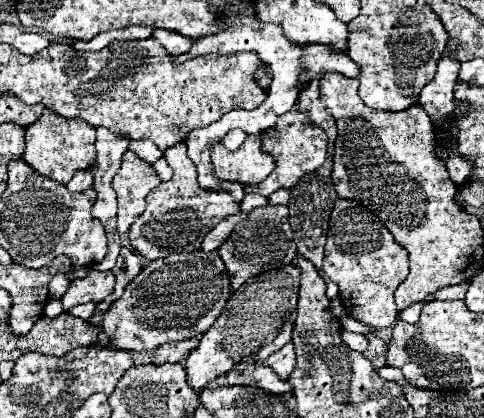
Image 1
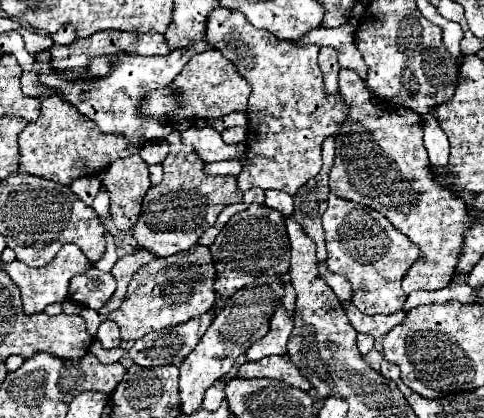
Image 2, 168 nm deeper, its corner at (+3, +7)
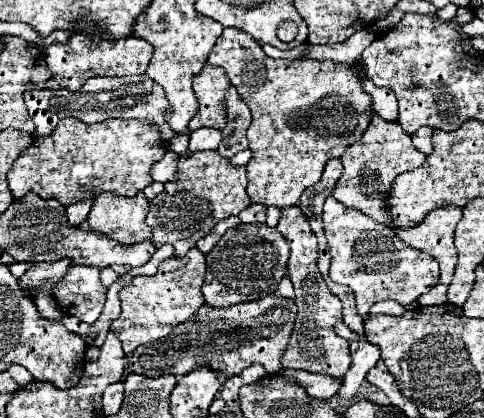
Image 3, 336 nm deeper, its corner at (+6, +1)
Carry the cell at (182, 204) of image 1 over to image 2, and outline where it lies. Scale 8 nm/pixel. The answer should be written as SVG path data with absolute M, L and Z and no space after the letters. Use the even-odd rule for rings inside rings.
M173 130L167 138L169 154L163 160L163 180L157 186L151 186L143 198L143 208L139 222L133 228L135 240L155 256L171 256L183 250L189 250L199 236L211 228L229 204L241 202L243 192L237 188L237 178L233 176L209 176L203 172L205 162L179 140L179 132Z

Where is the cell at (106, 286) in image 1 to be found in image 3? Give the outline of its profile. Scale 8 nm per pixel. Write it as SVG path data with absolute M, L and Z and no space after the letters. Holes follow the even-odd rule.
M72 266L68 270L52 294L64 314L76 316L86 324L98 320L106 302L106 286L100 282L98 272L94 266Z

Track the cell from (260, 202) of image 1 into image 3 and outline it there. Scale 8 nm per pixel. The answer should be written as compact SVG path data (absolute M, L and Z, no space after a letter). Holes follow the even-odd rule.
M250 204L238 216L240 216L242 222L264 222L266 220L266 206L262 206L262 204Z

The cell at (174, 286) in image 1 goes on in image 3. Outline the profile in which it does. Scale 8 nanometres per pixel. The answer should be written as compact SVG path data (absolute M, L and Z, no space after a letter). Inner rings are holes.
M192 248L184 258L168 258L158 266L154 276L136 276L120 294L122 312L110 324L112 332L120 338L126 354L134 352L146 342L154 342L166 336L174 326L186 322L204 304L202 284L206 276L204 254Z

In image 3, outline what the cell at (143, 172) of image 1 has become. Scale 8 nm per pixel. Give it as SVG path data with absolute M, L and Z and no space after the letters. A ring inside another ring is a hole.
M102 192L94 200L94 206L88 214L88 224L92 230L108 234L116 242L134 244L150 240L150 228L144 224L146 210L148 200L142 192L132 198Z

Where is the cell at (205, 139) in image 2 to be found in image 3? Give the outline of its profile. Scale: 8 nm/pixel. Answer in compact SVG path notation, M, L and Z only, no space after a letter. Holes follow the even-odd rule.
M176 134L172 140L168 140L168 148L170 148L174 154L182 156L182 154L188 152L188 142L190 142L190 138L188 138L186 134L184 134L184 136Z

